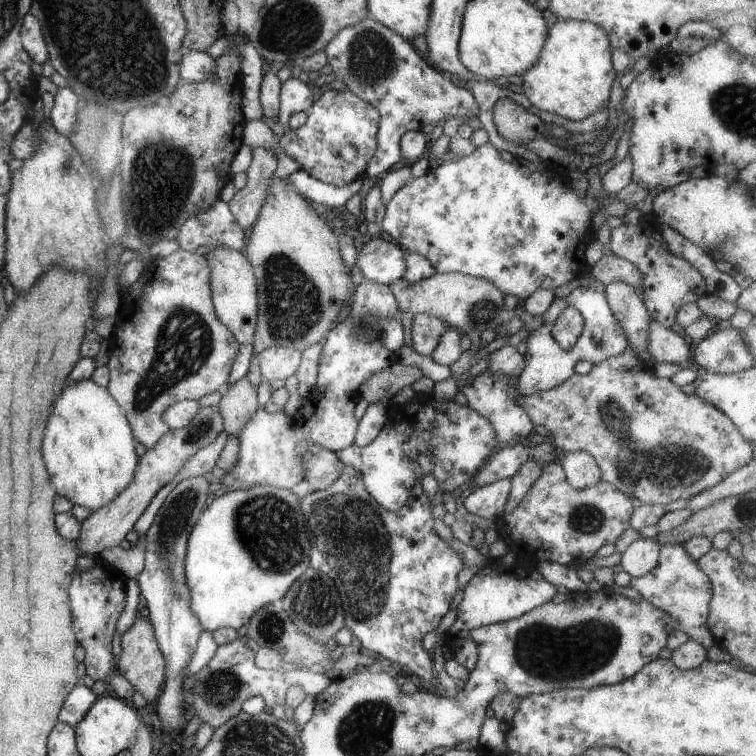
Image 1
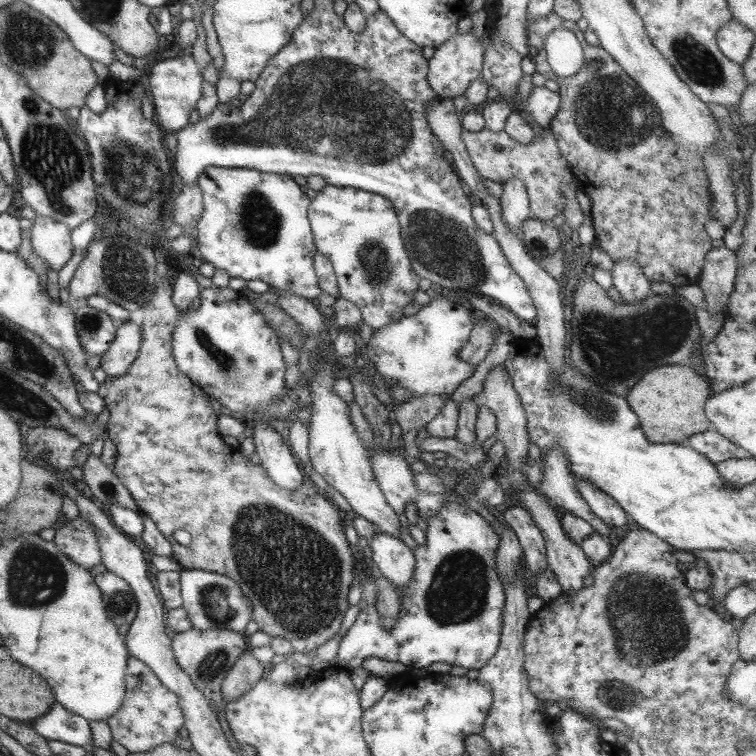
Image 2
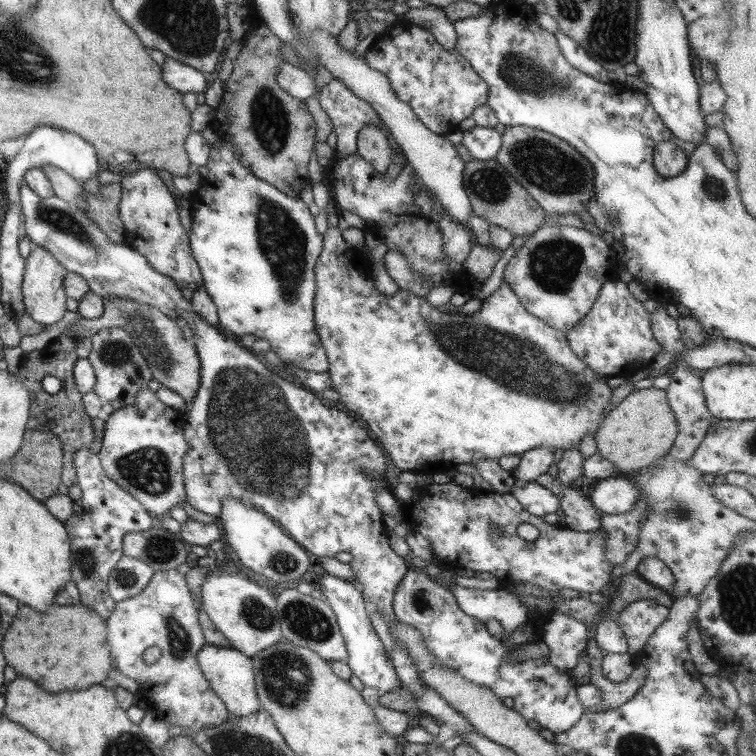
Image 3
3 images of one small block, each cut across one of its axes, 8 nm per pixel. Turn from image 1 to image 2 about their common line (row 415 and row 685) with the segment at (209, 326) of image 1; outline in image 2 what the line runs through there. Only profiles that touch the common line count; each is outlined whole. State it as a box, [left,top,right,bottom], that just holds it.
[106,655,183,753]

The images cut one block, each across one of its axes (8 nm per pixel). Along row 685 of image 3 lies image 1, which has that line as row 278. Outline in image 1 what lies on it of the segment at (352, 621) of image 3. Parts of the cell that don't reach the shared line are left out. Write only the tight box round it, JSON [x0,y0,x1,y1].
[354,235,404,285]

